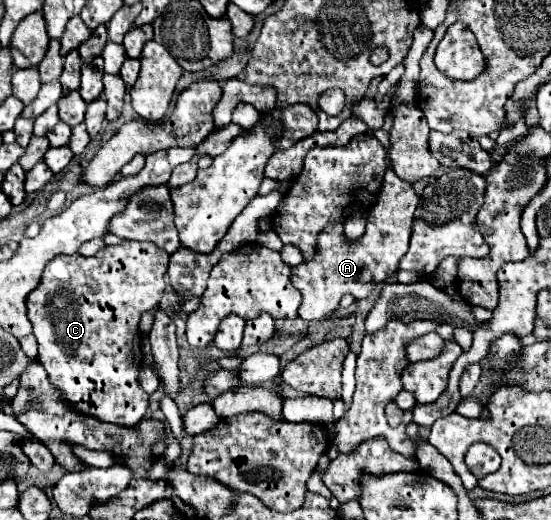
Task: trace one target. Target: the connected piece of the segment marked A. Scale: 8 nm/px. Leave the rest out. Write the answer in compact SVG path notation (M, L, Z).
M388 163L382 187L378 191L378 201L368 213L366 233L360 239L348 239L342 223L328 227L328 231L316 239L316 259L312 259L312 263L292 267L292 283L302 293L302 305L298 309L300 317L306 321L322 321L336 311L342 295L352 295L356 299L368 297L376 283L394 275L398 271L398 261L408 251L416 205L418 195L414 193L412 185L402 181L394 173L392 163Z

